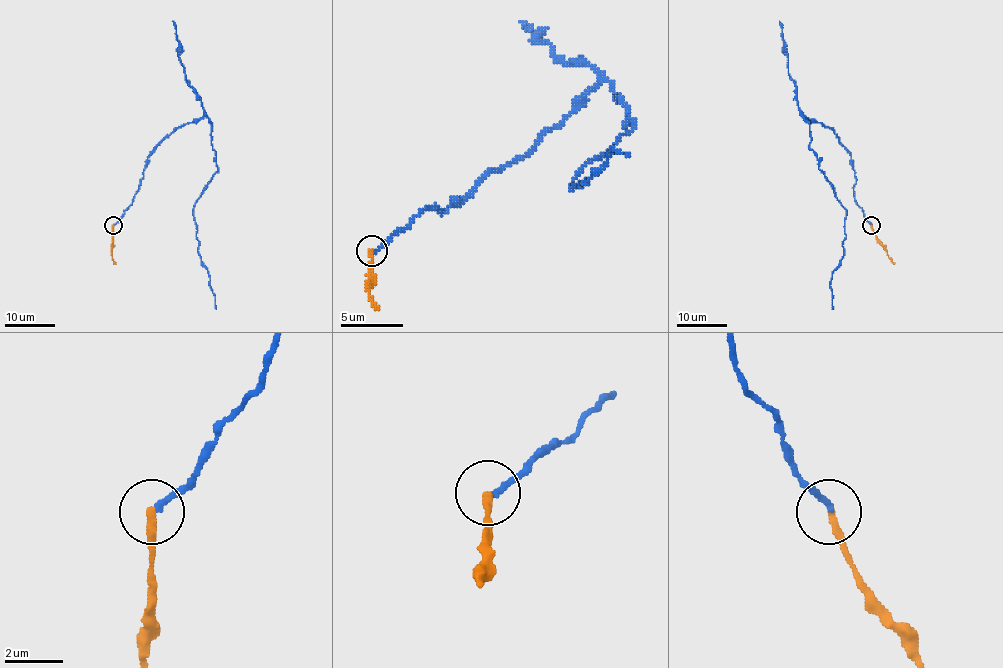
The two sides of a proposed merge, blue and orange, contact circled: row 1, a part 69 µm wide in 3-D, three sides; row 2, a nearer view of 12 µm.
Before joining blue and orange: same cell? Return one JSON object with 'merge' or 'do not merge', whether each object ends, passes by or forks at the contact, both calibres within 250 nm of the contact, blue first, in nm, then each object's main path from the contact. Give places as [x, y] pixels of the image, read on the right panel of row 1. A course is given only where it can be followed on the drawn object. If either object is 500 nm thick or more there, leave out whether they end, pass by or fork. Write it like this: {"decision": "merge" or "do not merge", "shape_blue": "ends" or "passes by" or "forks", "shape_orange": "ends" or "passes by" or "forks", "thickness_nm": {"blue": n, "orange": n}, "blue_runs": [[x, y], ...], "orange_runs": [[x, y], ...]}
{"decision": "do not merge", "shape_blue": "ends", "shape_orange": "ends", "thickness_nm": {"blue": 200, "orange": 280}, "blue_runs": [[871, 225], [856, 202], [851, 154], [831, 129], [803, 117], [818, 169], [846, 210], [833, 309]], "orange_runs": [[871, 225], [877, 241], [894, 264]]}

